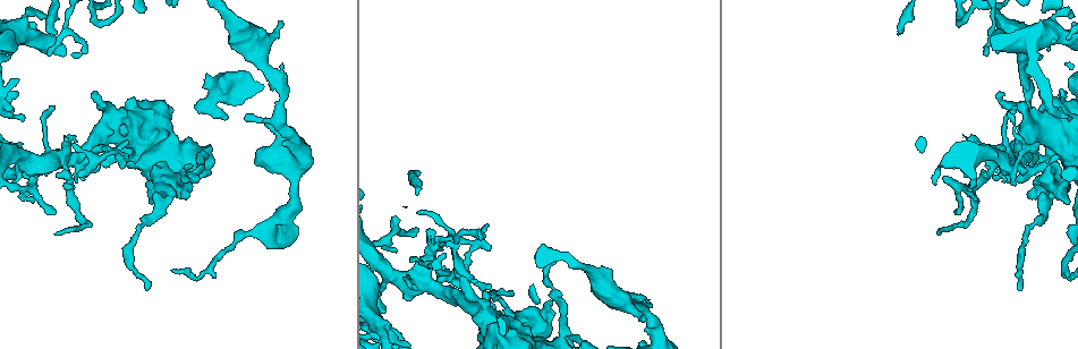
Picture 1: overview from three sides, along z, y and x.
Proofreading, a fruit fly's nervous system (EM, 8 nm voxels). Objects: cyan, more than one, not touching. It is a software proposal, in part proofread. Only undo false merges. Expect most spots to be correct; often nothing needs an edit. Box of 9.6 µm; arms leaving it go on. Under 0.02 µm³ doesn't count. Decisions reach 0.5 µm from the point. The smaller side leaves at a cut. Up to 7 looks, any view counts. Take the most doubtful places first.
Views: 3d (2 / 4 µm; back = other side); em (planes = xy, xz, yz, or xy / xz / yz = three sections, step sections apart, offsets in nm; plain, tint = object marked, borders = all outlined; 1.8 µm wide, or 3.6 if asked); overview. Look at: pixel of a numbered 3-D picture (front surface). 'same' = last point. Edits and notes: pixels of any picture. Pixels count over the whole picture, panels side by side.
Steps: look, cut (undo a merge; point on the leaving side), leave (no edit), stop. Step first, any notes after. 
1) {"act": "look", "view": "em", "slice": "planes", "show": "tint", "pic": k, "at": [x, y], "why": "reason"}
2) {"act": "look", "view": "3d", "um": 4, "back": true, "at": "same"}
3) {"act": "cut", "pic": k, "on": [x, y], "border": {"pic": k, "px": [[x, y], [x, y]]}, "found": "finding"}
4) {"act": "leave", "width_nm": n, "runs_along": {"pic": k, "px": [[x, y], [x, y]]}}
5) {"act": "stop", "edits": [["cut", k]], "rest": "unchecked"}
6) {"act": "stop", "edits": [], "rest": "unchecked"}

{"act": "look", "view": "em", "um": 3.6, "slice": "xz", "step": 16, "show": "tint", "pic": 1, "at": [1041, 131], "why": "thick turns thin"}

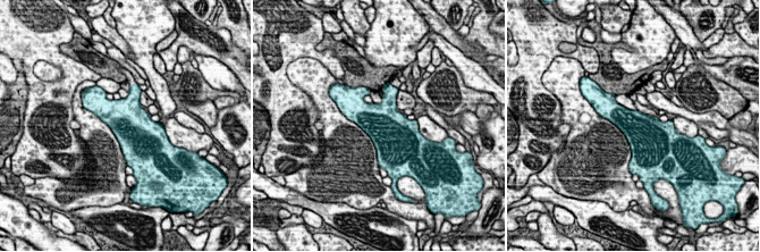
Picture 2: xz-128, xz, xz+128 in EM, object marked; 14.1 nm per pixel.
{"act": "leave", "width_nm": 440, "found": "continuous, no second cell"}

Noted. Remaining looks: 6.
{"act": "look", "view": "em", "slice": "planes", "show": "borders", "pic": 1, "at": [58, 161], "why": "four or more arms meet"}

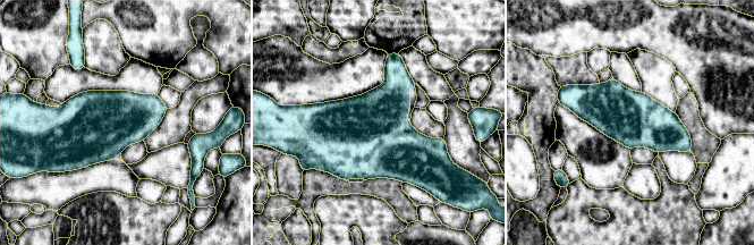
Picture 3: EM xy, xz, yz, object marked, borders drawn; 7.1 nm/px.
{"act": "leave", "found": "continuous, no second cell"}

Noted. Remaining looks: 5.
{"act": "look", "view": "3d", "um": 4, "pic": 1, "at": [1058, 188], "why": "sharp bend"}

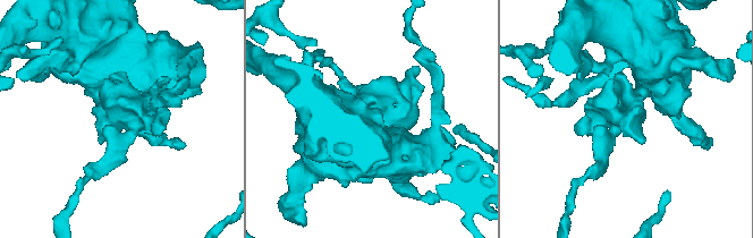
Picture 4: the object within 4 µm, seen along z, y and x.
{"act": "look", "view": "em", "slice": "planes", "show": "plain", "pic": 4, "at": [626, 114], "why": "shape alone is not enough"}

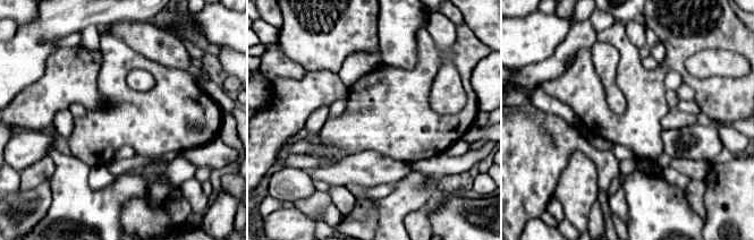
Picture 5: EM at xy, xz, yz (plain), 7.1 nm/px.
{"act": "look", "view": "em", "slice": "planes", "show": "tint", "at": "same", "why": "where the object lies"}

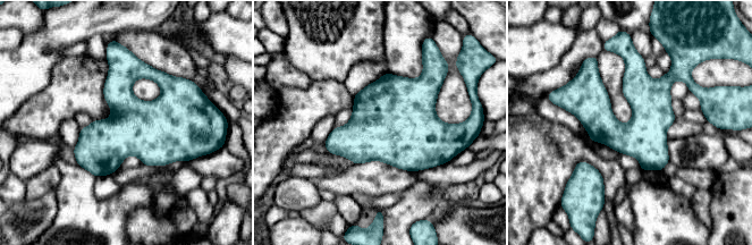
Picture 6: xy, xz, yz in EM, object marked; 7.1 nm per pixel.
{"act": "leave", "runs_along": {"pic": 6, "px": [[628, 59], [649, 99], [660, 167]]}, "found": "one cell here"}

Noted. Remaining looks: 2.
{"act": "stop", "edits": [], "rest": "unchecked"}

